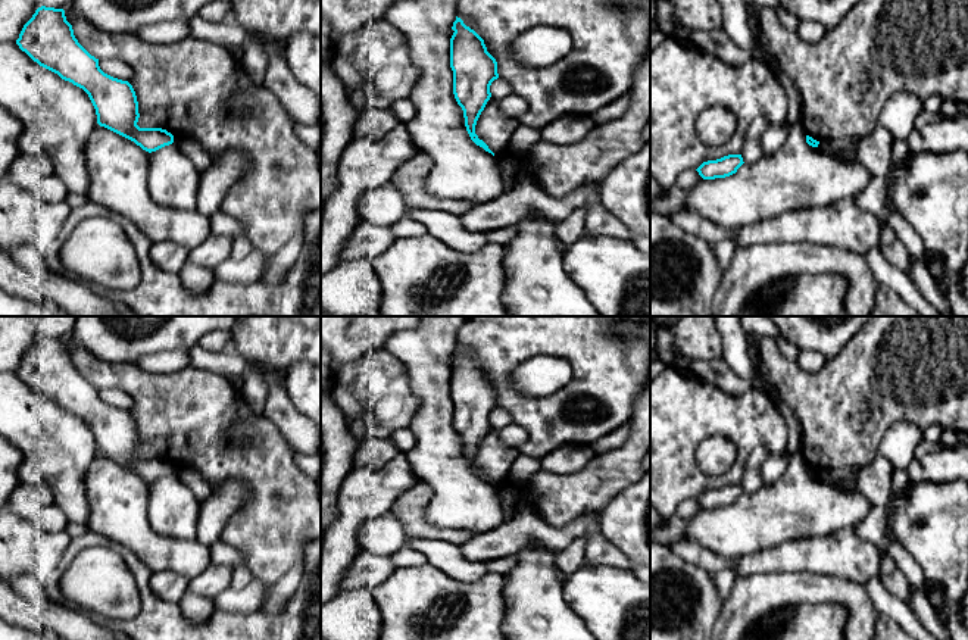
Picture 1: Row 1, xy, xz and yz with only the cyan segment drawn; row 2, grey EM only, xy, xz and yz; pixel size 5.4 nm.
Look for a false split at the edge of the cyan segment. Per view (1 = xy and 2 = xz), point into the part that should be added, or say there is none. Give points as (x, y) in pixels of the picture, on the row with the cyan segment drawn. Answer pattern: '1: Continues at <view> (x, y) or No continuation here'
1: No continuation here
2: No continuation here

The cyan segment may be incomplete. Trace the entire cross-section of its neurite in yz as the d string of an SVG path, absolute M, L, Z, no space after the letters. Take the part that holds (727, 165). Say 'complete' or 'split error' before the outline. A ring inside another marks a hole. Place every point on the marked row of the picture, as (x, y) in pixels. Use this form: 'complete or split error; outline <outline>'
complete; outline M728 154L716 160L703 162L696 171L703 179L725 178L743 165L741 154Z

